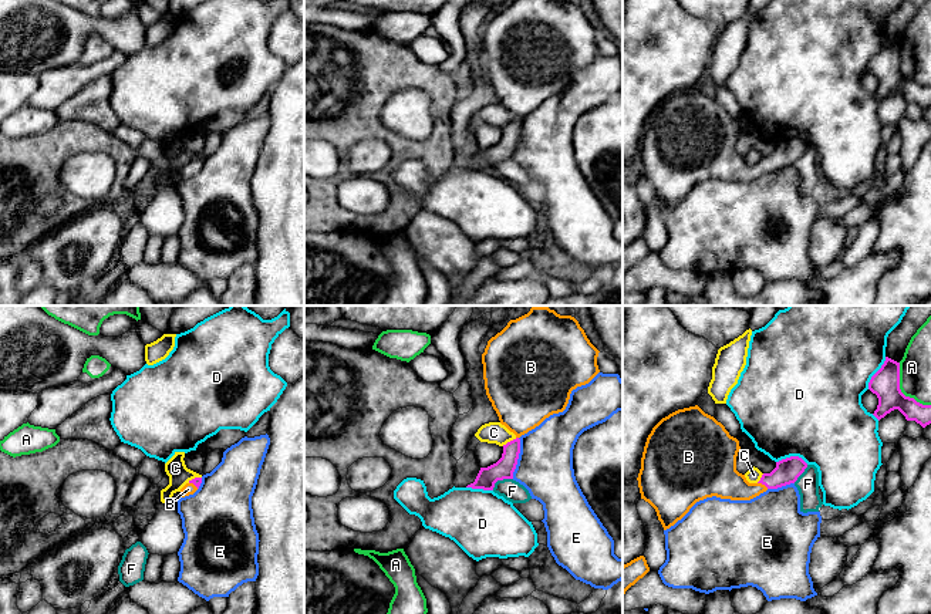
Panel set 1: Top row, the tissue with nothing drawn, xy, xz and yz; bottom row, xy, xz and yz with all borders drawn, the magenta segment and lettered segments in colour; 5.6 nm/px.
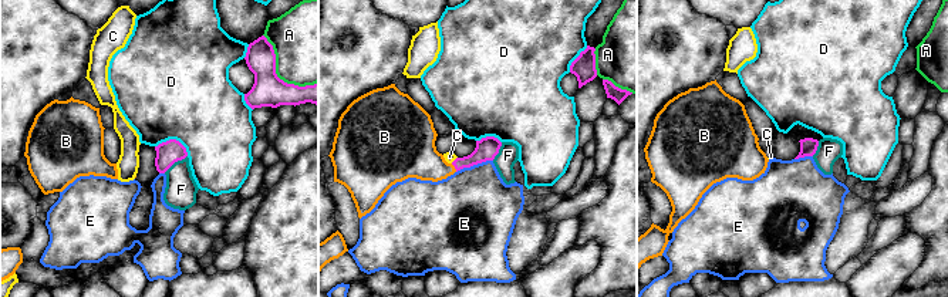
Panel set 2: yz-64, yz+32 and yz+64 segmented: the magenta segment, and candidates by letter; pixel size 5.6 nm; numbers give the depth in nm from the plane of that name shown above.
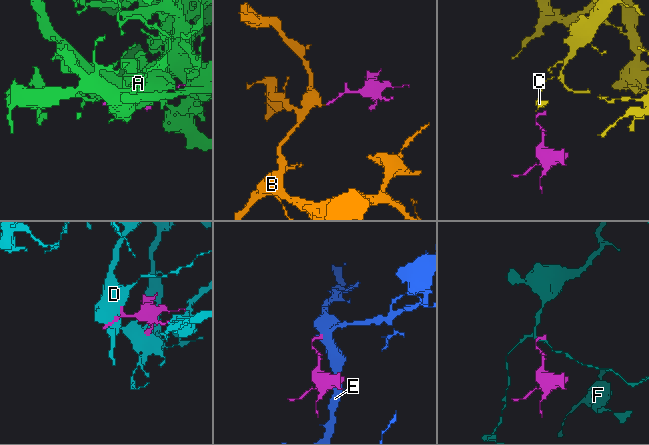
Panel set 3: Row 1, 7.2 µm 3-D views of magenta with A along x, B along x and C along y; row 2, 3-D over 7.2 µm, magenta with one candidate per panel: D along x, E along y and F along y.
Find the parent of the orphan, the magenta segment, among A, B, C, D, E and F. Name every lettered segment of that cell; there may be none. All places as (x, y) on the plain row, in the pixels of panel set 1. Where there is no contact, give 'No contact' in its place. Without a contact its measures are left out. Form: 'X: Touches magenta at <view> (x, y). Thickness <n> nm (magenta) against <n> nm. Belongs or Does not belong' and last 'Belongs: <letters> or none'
A: Touches magenta at yz (900, 73). Thickness 160 nm (magenta) against 180 nm. Does not belong
B: Touches magenta at yz (763, 165). Thickness 140 nm (magenta) against 200 nm. Belongs
C: Touches magenta at xz (510, 122). Thickness 120 nm (magenta) against 130 nm. Does not belong
D: Touches magenta at yz (876, 54). Thickness 160 nm (magenta) against 460 nm. Does not belong
E: Touches magenta at xz (518, 139). Thickness 120 nm (magenta) against 320 nm. Does not belong
F: Touches magenta at xz (501, 161). Thickness 120 nm (magenta) against 120 nm. Does not belong
Belongs: B

